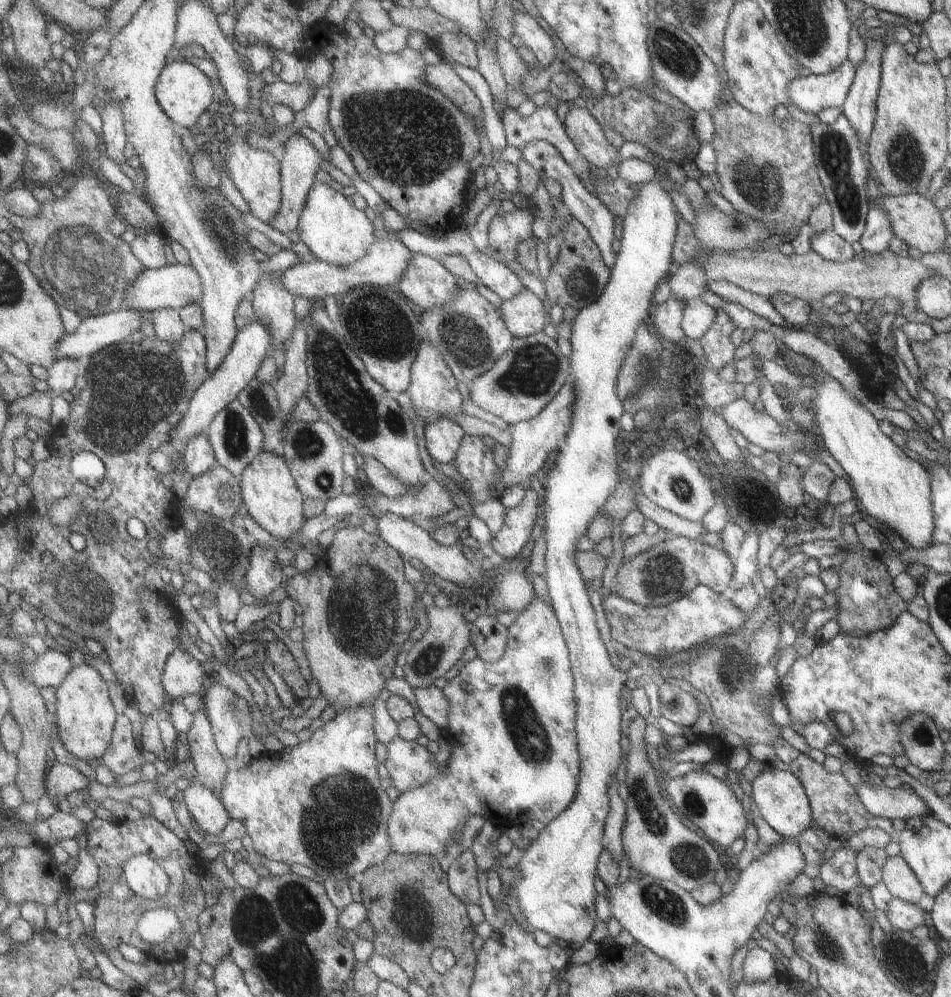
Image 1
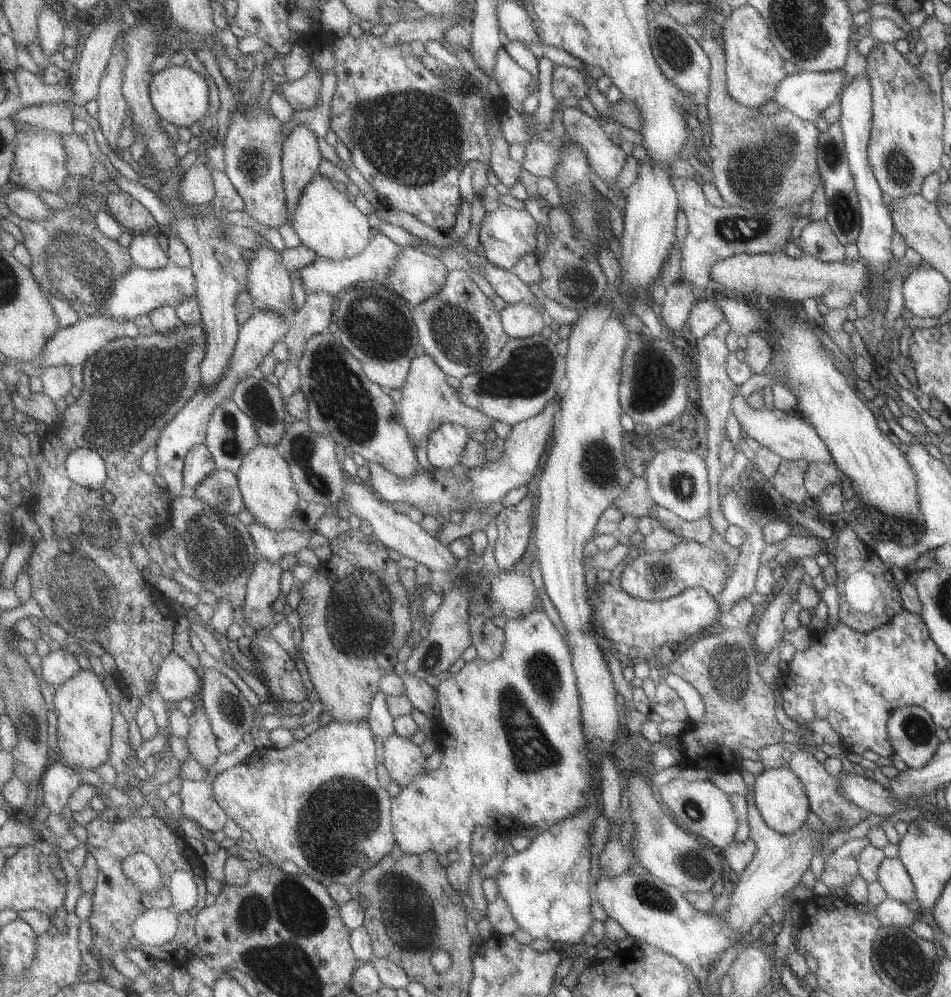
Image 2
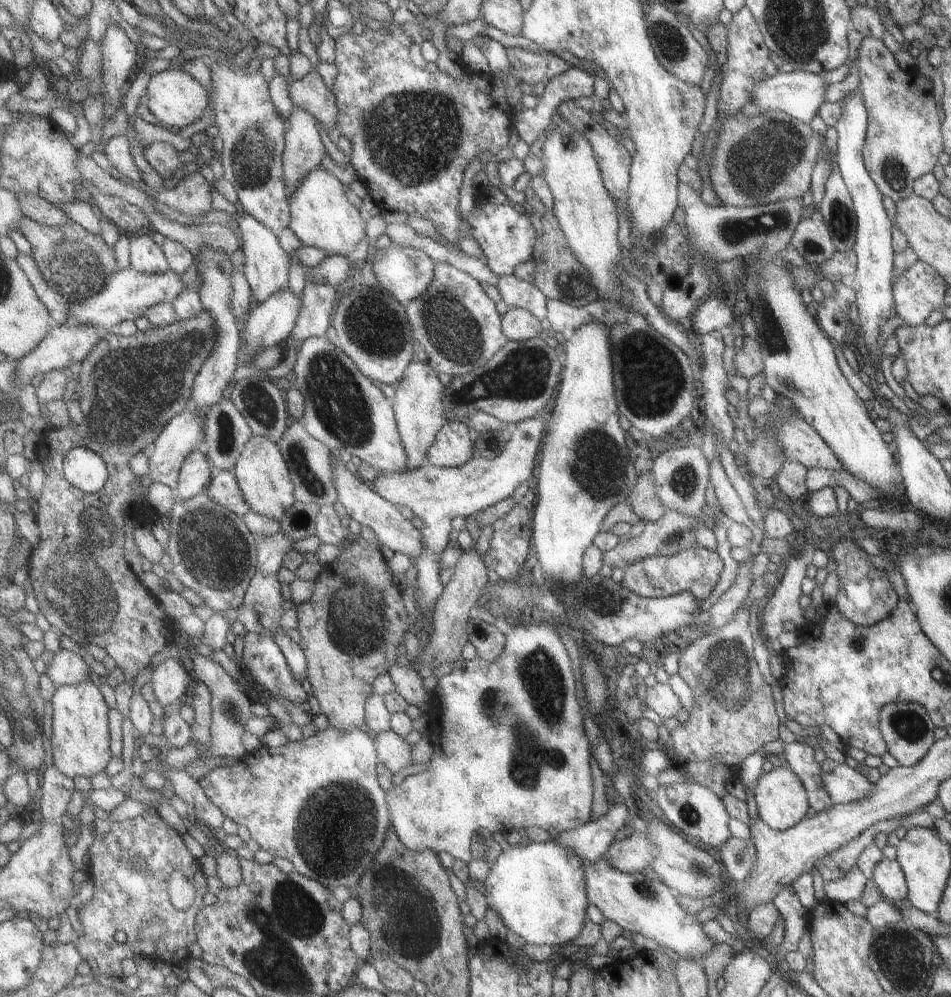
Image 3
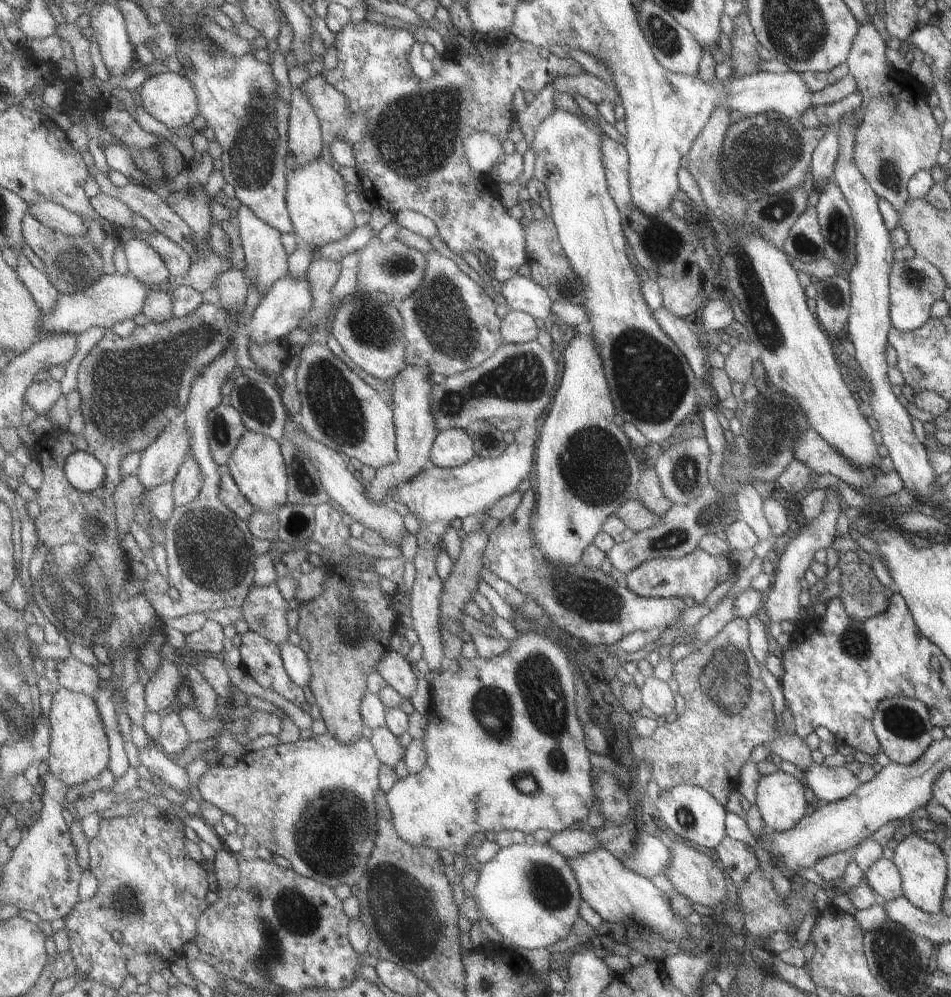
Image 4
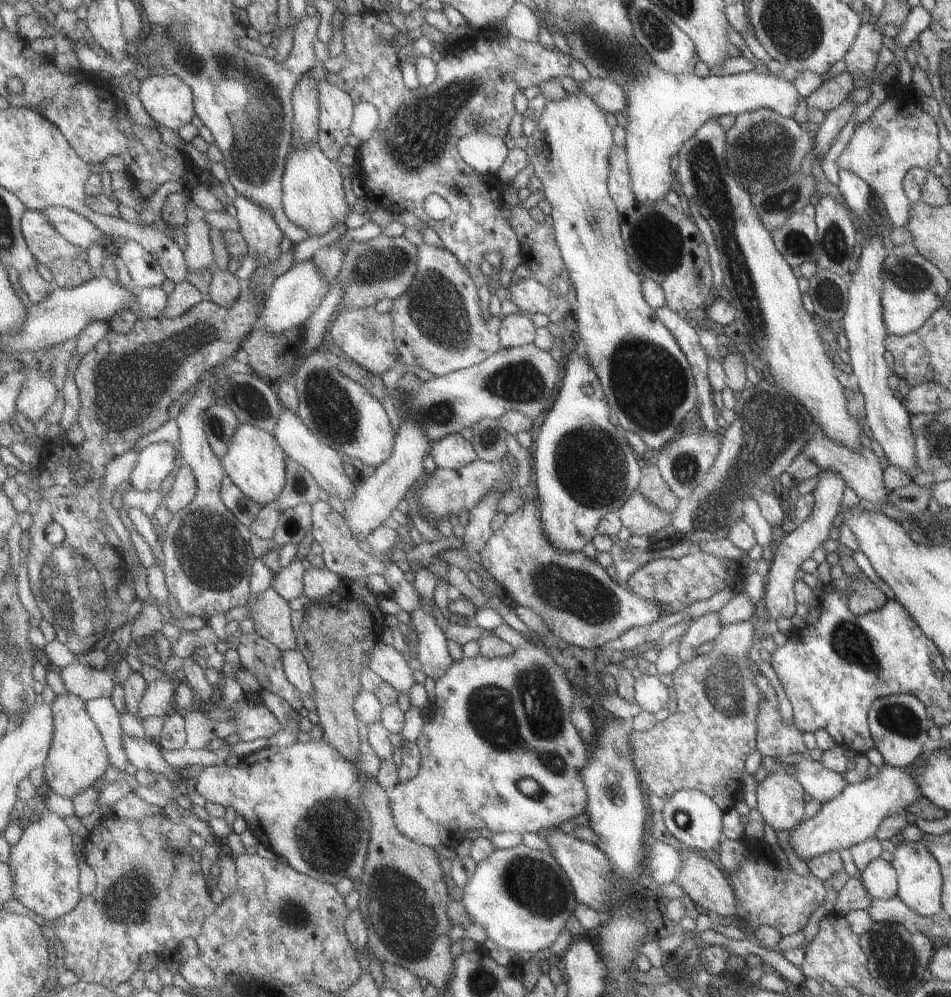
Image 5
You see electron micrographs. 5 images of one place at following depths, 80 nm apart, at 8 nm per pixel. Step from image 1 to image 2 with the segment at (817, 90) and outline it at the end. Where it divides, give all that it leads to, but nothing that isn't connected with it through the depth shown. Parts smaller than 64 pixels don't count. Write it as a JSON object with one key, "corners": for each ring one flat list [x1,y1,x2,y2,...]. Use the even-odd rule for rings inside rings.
{"corners":[[835,70,823,73,811,73,802,71,797,74,785,74,773,88,773,96,769,100,779,105,796,118,803,121,814,122,822,111,831,104,836,104,839,101,839,96,844,90,845,74,843,70]]}

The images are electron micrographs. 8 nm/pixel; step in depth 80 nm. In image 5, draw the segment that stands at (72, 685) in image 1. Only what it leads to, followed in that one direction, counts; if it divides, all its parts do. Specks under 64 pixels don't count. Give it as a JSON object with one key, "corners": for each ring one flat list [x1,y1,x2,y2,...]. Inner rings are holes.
{"corners":[[69,692,58,695,51,703,54,710,55,732,49,756,44,762,44,773,48,786,61,797,73,798,87,790,99,780,110,765,110,754,98,723,87,712,84,698]]}

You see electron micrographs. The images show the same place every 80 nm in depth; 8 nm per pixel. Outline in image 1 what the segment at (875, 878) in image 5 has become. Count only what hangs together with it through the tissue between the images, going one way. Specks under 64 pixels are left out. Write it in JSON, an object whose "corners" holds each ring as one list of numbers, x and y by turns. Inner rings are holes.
{"corners":[[899,855,888,857,881,868,880,882,887,888,892,899,917,904,923,890]]}

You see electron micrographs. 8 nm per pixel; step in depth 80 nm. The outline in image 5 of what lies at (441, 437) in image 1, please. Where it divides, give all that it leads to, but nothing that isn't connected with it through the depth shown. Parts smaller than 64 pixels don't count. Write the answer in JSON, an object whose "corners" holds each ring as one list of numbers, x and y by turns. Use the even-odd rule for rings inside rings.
{"corners":[[453,433,435,441,432,444,430,454,432,455,432,460,435,462,437,467,453,470,462,469,464,466,469,465,470,462,478,459,475,445,472,441,465,440,463,434,460,433]]}

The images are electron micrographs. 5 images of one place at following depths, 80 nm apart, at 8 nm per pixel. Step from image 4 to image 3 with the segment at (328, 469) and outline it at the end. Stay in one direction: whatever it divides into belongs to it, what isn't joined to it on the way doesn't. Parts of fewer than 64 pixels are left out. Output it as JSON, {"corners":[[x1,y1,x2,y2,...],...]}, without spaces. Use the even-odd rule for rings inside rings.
{"corners":[[336,454,334,456,334,483,338,492,338,500,346,508,350,518,363,526,368,526,375,531,379,543,389,548,395,554,405,553,417,560,424,551,425,545,422,530,415,528,399,511,399,506,383,498,373,485,359,478,356,473,349,472,349,468]]}

